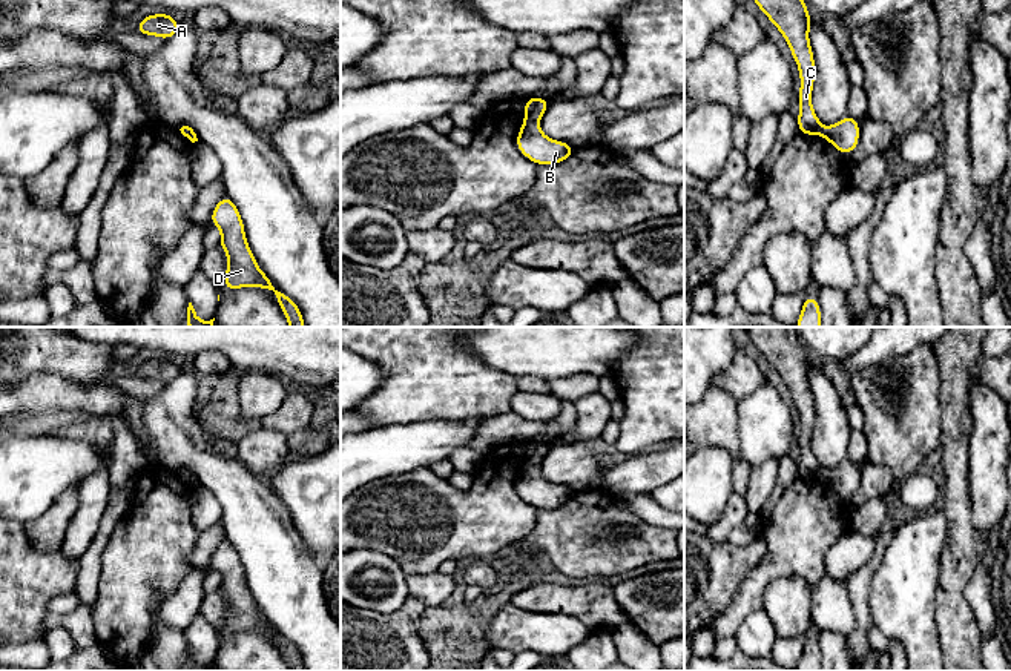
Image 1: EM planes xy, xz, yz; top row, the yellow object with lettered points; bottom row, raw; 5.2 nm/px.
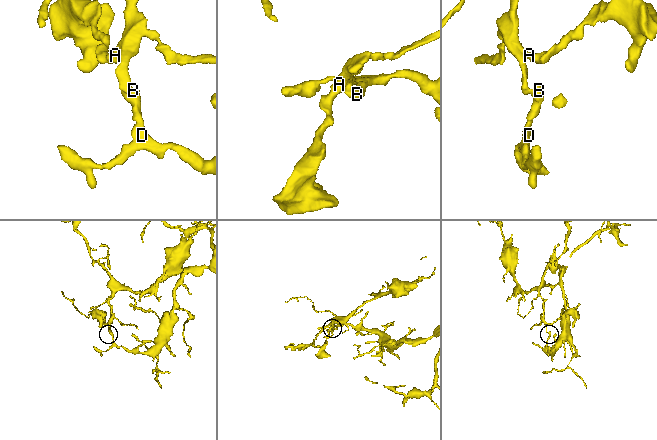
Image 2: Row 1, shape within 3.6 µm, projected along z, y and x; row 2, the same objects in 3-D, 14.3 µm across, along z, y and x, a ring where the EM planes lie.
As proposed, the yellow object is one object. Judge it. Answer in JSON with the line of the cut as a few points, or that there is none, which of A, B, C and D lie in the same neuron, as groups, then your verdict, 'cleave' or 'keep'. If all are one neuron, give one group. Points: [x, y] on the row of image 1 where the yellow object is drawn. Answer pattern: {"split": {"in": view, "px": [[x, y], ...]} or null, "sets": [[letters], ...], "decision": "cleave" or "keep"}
{"split": {"in": "xz", "px": [[526, 118], [536, 122]]}, "sets": [["A", "C"], ["B", "D"]], "decision": "cleave"}

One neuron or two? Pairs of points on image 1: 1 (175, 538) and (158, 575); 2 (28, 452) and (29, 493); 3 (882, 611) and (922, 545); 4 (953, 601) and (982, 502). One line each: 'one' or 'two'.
1: one
2: one
3: one
4: two

